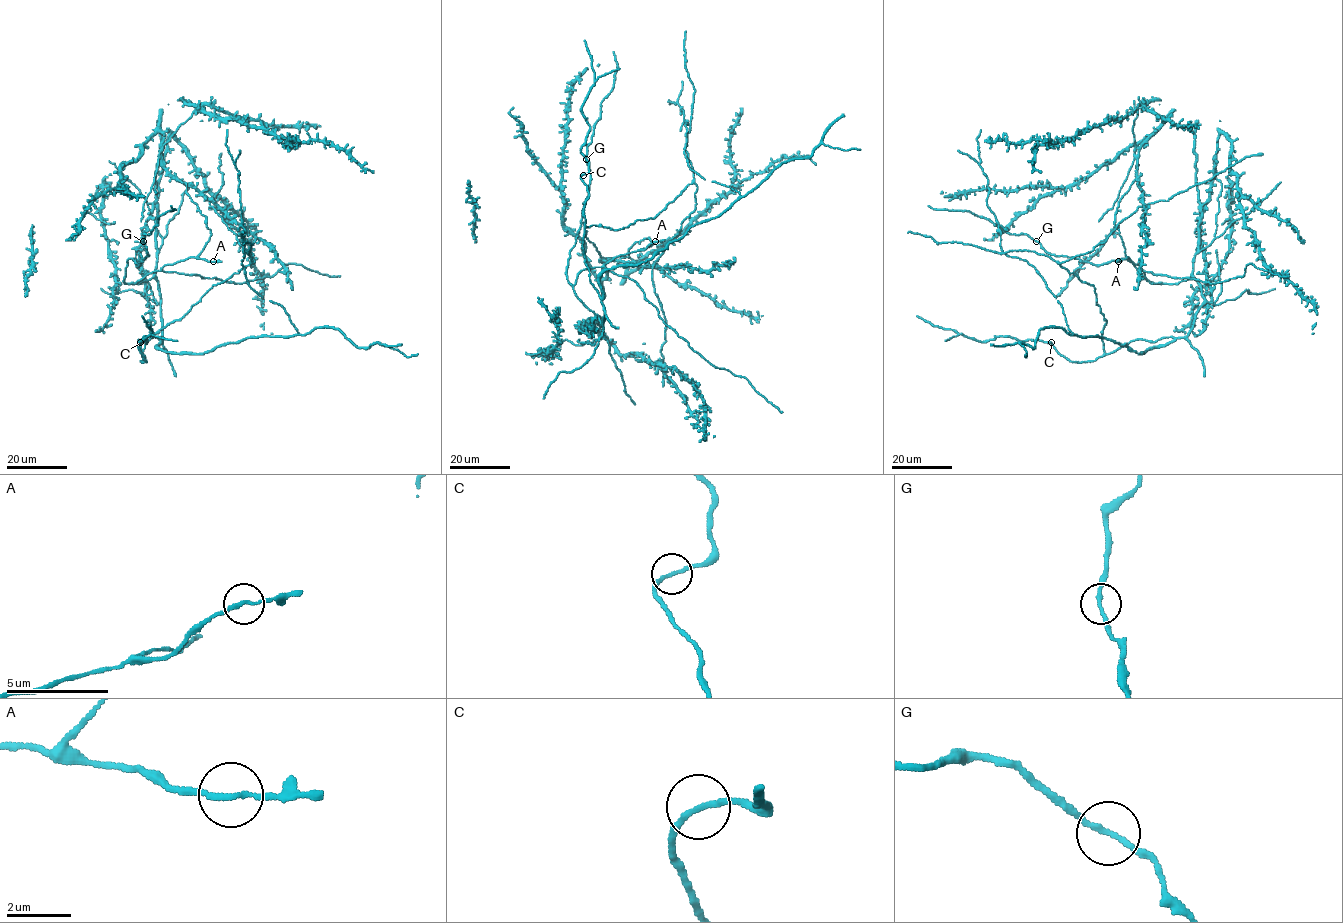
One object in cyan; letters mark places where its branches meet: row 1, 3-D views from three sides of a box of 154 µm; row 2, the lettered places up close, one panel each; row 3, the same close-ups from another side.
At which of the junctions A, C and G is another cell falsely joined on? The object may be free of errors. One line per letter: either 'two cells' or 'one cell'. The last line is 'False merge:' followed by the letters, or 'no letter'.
A: one cell
C: one cell
G: one cell
False merge: no letter

